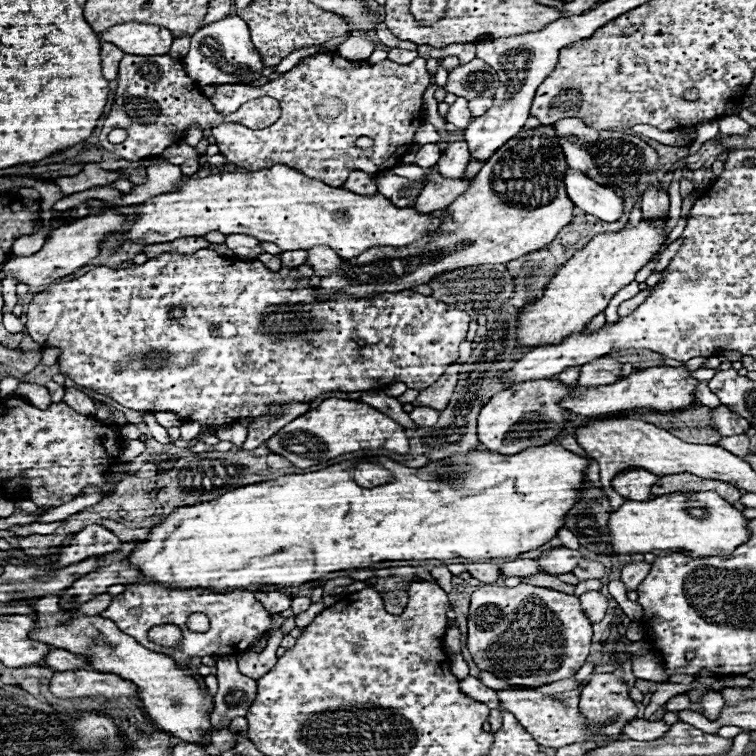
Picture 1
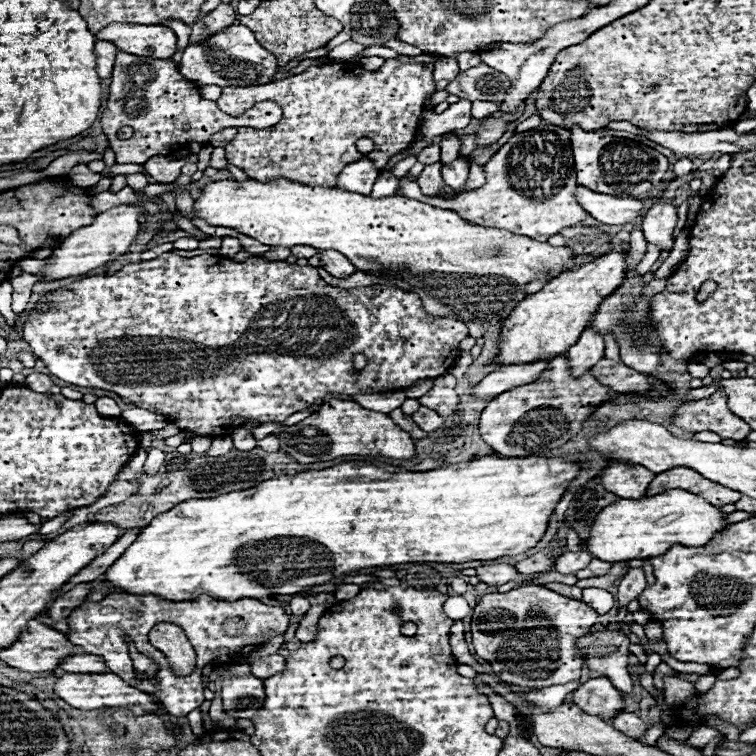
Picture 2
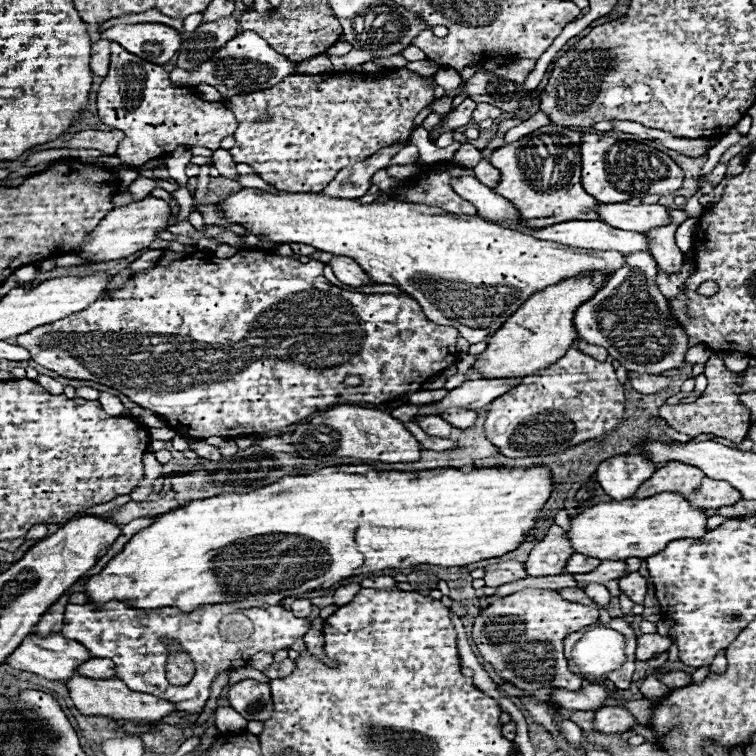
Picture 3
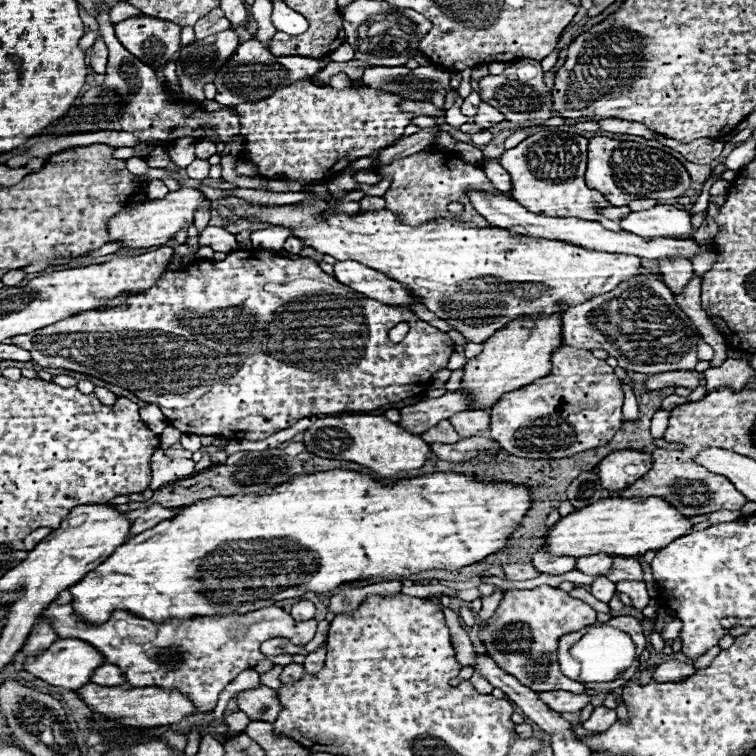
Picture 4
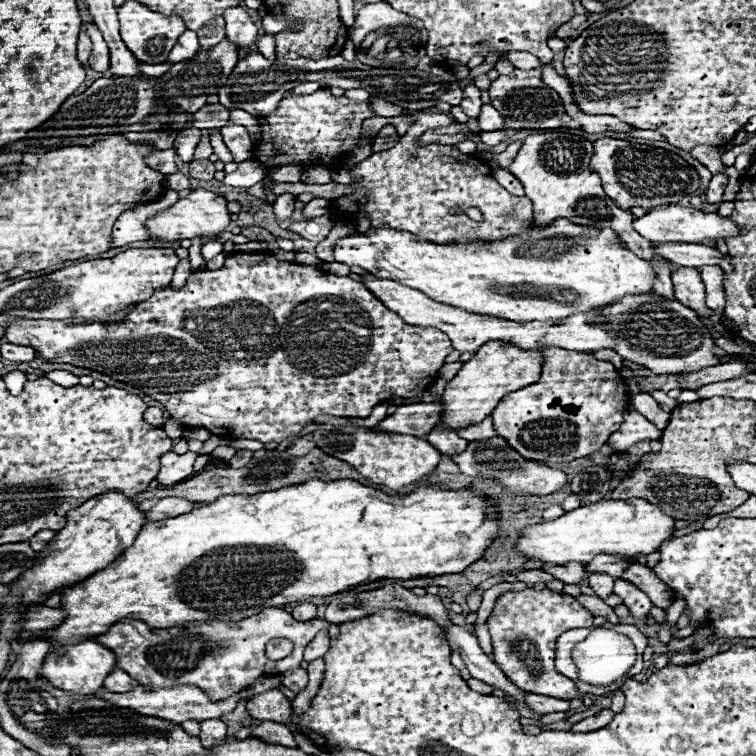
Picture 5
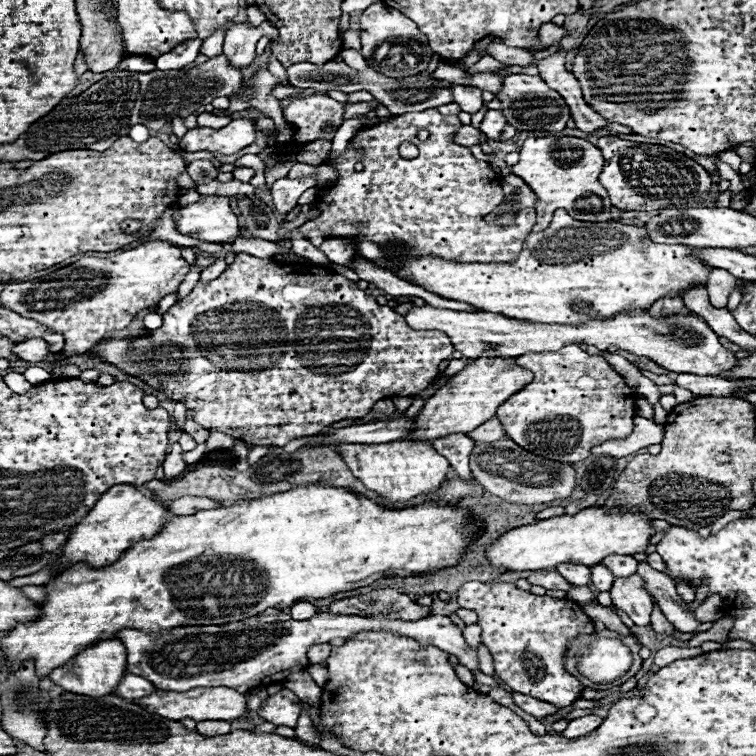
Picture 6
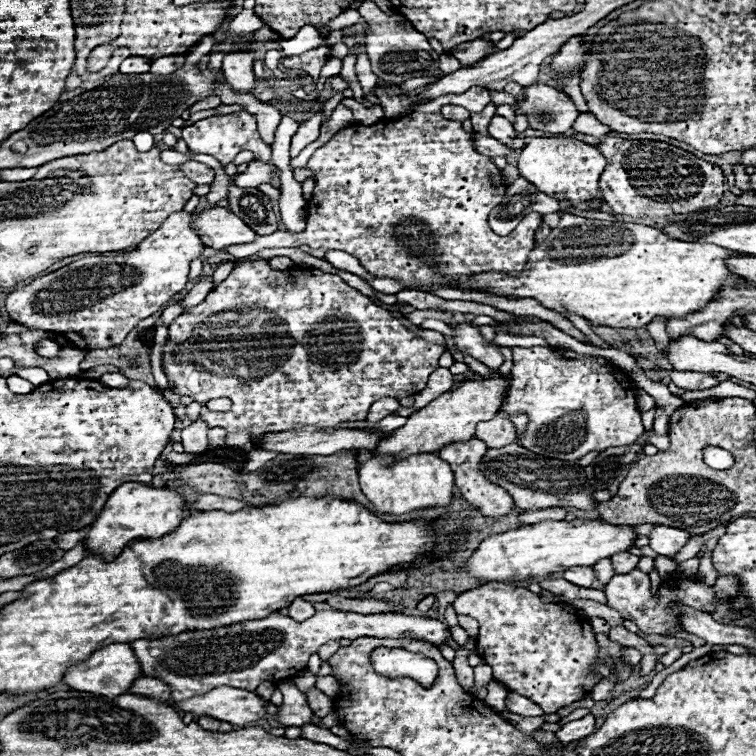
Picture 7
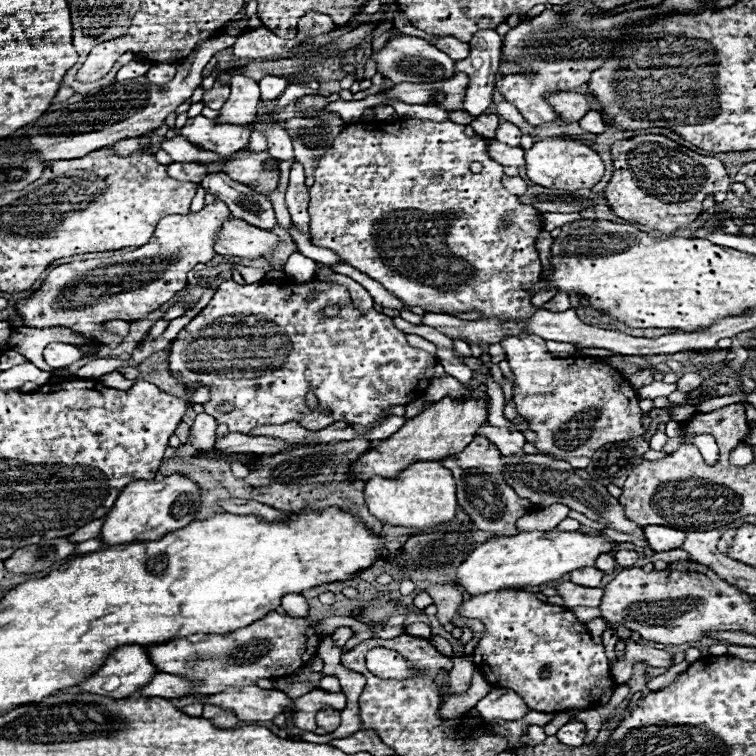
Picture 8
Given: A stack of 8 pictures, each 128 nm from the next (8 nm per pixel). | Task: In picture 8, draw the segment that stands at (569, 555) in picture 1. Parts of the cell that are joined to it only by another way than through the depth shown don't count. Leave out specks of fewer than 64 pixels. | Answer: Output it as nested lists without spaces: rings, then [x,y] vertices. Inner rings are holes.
[[[618,550],[614,554],[614,558],[616,558],[618,566],[622,566],[622,568],[630,568],[630,566],[634,566],[638,562],[638,554],[634,550]]]

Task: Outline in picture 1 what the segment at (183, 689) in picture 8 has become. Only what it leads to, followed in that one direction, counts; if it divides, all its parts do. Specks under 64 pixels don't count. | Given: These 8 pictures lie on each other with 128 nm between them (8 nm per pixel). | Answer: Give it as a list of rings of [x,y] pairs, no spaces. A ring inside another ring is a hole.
[[[52,648],[52,650],[46,654],[44,664],[50,666],[52,670],[56,670],[56,672],[78,670],[78,668],[90,670],[90,666],[86,664],[86,658],[84,658],[84,656],[74,656],[72,652],[66,652],[66,650],[60,650],[60,648]]]

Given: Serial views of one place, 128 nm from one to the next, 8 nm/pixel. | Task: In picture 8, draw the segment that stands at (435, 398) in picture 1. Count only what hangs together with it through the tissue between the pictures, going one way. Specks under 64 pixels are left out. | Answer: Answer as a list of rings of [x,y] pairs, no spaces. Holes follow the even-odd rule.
[[[484,424],[482,428],[478,428],[478,436],[488,438],[500,450],[502,456],[508,456],[508,454],[522,450],[522,446],[526,442],[522,432],[508,430],[508,428],[496,428],[496,426],[490,426],[490,424]]]

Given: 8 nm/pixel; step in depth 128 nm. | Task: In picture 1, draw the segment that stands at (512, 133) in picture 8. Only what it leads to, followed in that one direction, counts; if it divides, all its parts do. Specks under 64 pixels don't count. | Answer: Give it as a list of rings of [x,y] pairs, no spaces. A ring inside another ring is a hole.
[[[474,98],[468,102],[468,106],[470,106],[472,116],[476,118],[476,116],[482,116],[492,106],[492,98]]]

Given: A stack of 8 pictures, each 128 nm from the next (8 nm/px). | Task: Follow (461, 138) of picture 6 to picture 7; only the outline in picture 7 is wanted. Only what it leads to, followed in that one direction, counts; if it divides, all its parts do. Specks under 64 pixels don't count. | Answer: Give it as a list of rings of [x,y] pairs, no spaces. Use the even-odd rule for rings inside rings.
[[[472,132],[472,140],[474,140],[476,150],[482,152],[484,156],[510,156],[514,152],[512,148],[500,144],[498,140],[484,136],[484,134],[478,134],[478,132]]]

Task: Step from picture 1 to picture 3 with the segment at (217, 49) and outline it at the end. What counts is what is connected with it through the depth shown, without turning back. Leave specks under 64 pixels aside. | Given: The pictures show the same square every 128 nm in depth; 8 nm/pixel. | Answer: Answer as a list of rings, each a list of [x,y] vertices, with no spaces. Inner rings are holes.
[[[242,30],[242,32],[236,34],[232,40],[228,40],[220,50],[216,50],[210,60],[204,60],[194,72],[188,72],[188,70],[182,70],[182,68],[174,68],[174,70],[170,72],[170,78],[172,78],[176,84],[182,84],[182,86],[210,84],[210,86],[214,86],[224,98],[230,98],[230,96],[242,94],[242,92],[256,92],[256,90],[272,88],[274,84],[278,84],[278,82],[282,82],[286,76],[290,76],[294,68],[296,68],[294,62],[290,62],[286,56],[274,52],[274,50],[266,44],[266,40],[262,40],[256,32]]]

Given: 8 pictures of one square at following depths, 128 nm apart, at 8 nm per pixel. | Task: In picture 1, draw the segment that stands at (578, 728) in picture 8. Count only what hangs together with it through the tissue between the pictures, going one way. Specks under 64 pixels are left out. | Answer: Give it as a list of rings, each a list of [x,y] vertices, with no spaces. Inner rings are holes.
[[[632,720],[632,724],[626,724],[624,728],[624,734],[630,738],[630,740],[640,740],[640,742],[650,742],[650,740],[658,740],[662,738],[666,732],[670,730],[670,726],[662,720],[658,722],[646,722],[646,720]]]

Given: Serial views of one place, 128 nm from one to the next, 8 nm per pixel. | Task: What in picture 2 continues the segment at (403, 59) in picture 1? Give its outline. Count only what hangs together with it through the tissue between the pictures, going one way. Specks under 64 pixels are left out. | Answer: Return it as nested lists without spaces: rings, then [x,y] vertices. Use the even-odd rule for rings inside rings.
[[[370,46],[366,47],[364,49],[362,57],[368,57],[368,56],[379,56],[387,59],[396,59],[399,54],[392,50],[391,48],[385,47],[385,46]]]

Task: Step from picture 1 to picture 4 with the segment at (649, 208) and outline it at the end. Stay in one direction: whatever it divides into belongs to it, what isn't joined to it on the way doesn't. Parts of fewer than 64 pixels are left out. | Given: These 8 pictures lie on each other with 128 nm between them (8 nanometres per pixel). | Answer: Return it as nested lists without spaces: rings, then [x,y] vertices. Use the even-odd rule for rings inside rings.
[[[706,186],[706,192],[702,192],[700,196],[698,196],[698,200],[692,204],[692,206],[688,206],[688,212],[694,216],[694,214],[698,214],[698,212],[704,212],[706,208],[708,208],[708,198],[710,198],[710,192],[708,192],[710,188]],[[674,258],[674,260],[658,260],[658,264],[660,264],[662,280],[666,282],[666,286],[668,286],[674,294],[680,294],[682,288],[690,282],[690,278],[692,278],[692,274],[694,274],[690,260]]]

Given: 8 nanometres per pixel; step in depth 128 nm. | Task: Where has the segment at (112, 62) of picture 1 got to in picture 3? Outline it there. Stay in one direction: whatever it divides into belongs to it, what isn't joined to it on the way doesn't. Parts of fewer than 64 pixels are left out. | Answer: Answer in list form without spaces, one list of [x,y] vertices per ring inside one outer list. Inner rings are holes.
[[[98,40],[92,44],[92,62],[90,68],[96,76],[106,76],[110,66],[110,40]]]

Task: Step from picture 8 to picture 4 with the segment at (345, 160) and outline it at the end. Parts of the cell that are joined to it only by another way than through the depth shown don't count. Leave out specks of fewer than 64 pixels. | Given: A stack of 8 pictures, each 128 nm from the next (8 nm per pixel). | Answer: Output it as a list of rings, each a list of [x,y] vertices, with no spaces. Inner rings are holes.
[[[422,150],[420,154],[414,156],[406,156],[404,160],[394,160],[388,166],[380,166],[374,164],[374,170],[384,178],[384,176],[394,176],[392,178],[392,186],[390,190],[384,194],[386,206],[396,212],[402,222],[414,226],[414,224],[422,224],[426,220],[432,220],[434,216],[442,216],[442,218],[454,218],[454,220],[470,220],[474,224],[488,224],[470,204],[466,190],[488,190],[488,192],[498,192],[492,188],[492,184],[488,182],[486,174],[482,172],[482,168],[472,166],[462,162],[460,158],[453,157],[448,162],[448,154],[444,152],[436,152],[436,150]],[[458,202],[464,206],[462,214],[452,214],[448,212],[448,204]]]

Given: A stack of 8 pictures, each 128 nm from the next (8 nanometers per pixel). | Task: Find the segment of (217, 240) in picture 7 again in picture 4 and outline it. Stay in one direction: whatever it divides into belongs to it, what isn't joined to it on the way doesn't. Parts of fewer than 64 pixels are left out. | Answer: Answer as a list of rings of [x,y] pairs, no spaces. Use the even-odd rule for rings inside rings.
[[[180,188],[180,190],[168,192],[160,200],[144,200],[144,204],[140,204],[136,208],[126,206],[126,208],[122,208],[118,214],[114,214],[108,220],[110,242],[120,242],[122,248],[162,246],[168,240],[172,240],[172,236],[178,230],[190,226],[190,222],[194,220],[194,210],[202,202],[204,202],[204,196],[202,196],[200,190],[196,190],[196,188]]]

